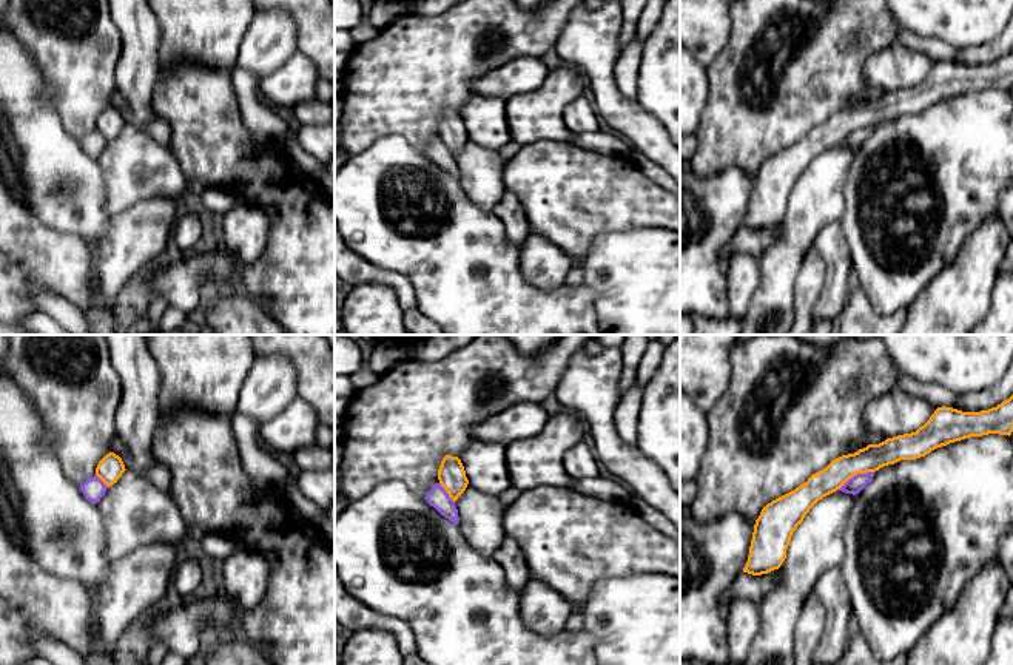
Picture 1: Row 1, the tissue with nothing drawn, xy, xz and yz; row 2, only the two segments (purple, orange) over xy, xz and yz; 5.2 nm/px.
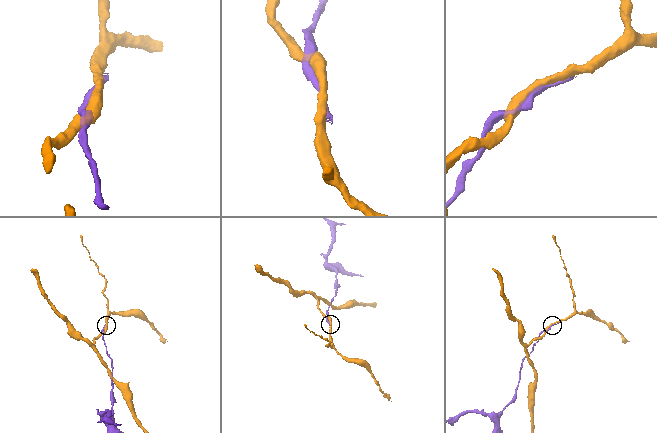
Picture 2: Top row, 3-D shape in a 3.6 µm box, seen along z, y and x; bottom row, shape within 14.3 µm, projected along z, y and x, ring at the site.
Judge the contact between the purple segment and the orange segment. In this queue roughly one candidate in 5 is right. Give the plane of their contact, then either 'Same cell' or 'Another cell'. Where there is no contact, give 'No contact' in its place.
Touches purple in yz. Another cell

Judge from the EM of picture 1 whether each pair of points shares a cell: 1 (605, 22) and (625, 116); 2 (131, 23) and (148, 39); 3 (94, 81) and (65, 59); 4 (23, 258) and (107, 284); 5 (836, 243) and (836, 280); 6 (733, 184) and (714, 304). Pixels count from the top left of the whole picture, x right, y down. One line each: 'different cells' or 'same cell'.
1: same cell
2: same cell
3: same cell
4: different cells
5: same cell
6: same cell

